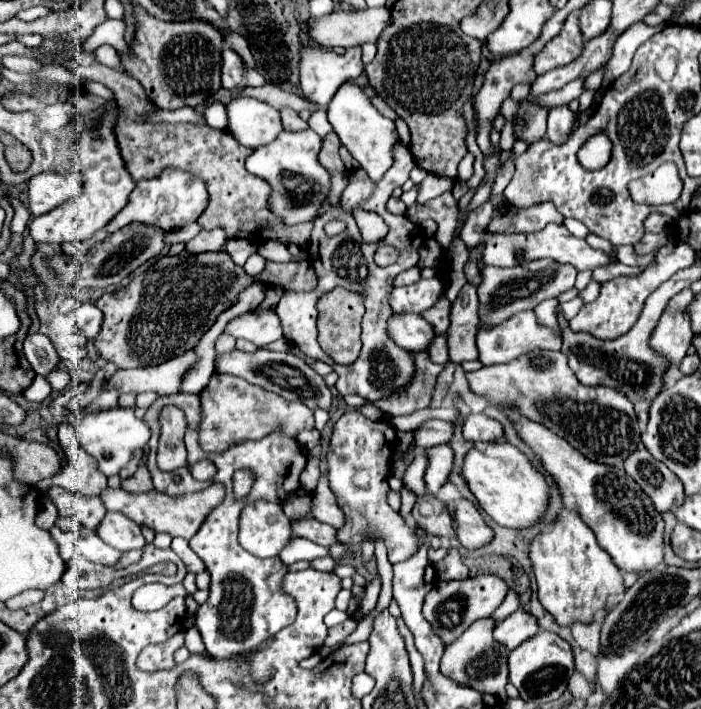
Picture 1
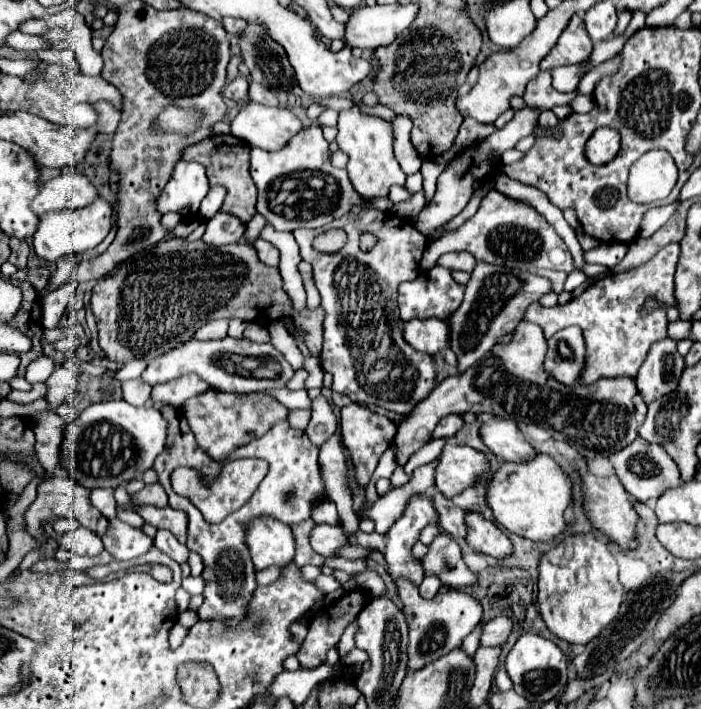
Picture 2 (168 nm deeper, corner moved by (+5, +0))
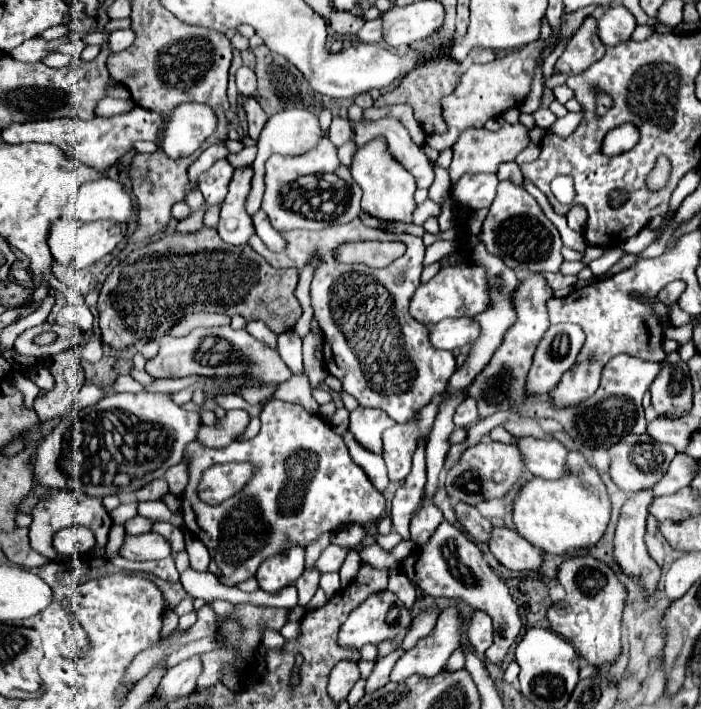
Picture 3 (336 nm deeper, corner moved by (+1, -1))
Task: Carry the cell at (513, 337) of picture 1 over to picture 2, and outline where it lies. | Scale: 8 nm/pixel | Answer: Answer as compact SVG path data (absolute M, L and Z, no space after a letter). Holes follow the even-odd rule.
M671 243L663 247L653 259L631 271L609 273L601 279L595 279L579 297L567 301L565 305L543 307L539 303L531 303L531 307L525 313L525 319L541 325L547 339L555 331L565 329L569 325L579 325L583 329L587 363L585 371L579 377L579 385L591 385L599 377L607 375L635 377L641 363L647 357L647 351L651 349L651 343L667 337L665 309L645 313L643 307L649 297L661 301L665 307L677 307L673 289L675 287L673 275L677 261L679 261L679 243Z

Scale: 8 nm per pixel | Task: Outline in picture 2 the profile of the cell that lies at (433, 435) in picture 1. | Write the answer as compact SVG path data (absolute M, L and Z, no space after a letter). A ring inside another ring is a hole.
M447 415L439 421L439 425L433 431L433 439L451 439L461 427L463 427L463 417L461 415Z

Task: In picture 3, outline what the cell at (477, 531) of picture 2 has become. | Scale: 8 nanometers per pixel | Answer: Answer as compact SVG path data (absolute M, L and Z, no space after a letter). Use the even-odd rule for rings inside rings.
M493 528L487 544L491 554L509 570L537 570L541 564L541 552L515 530Z

